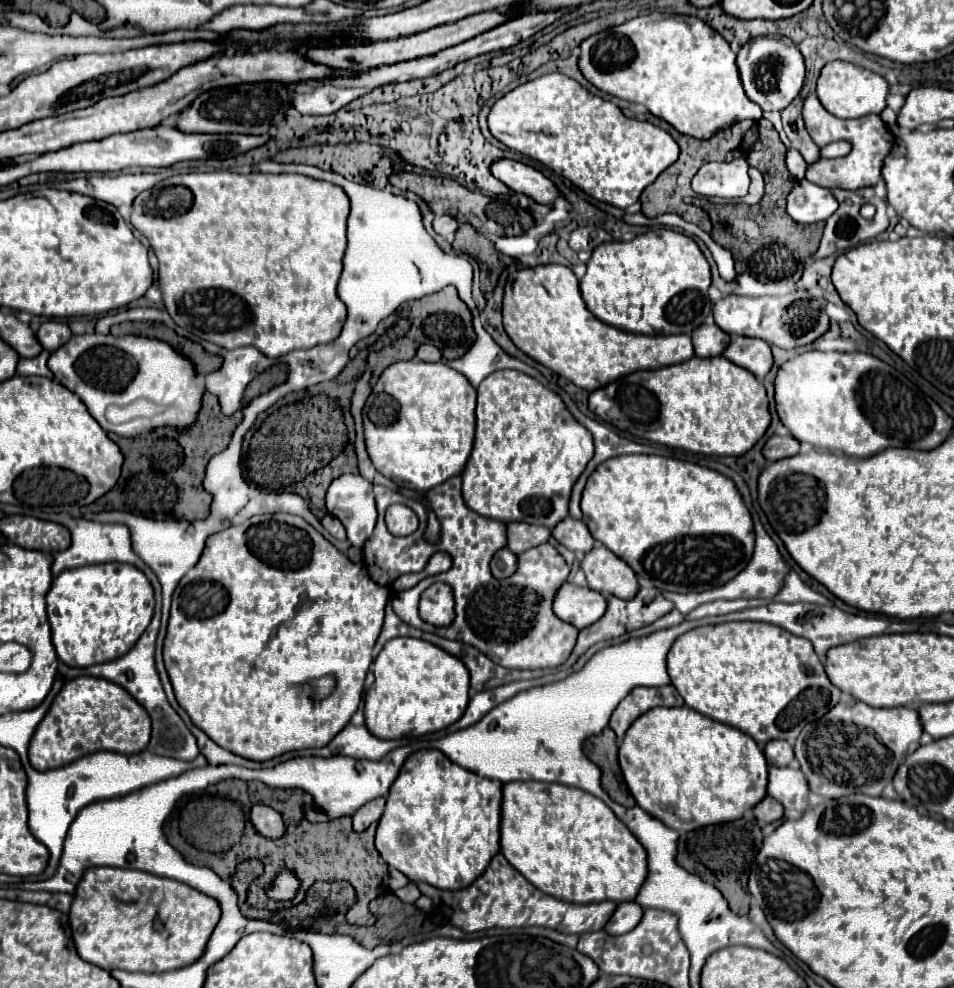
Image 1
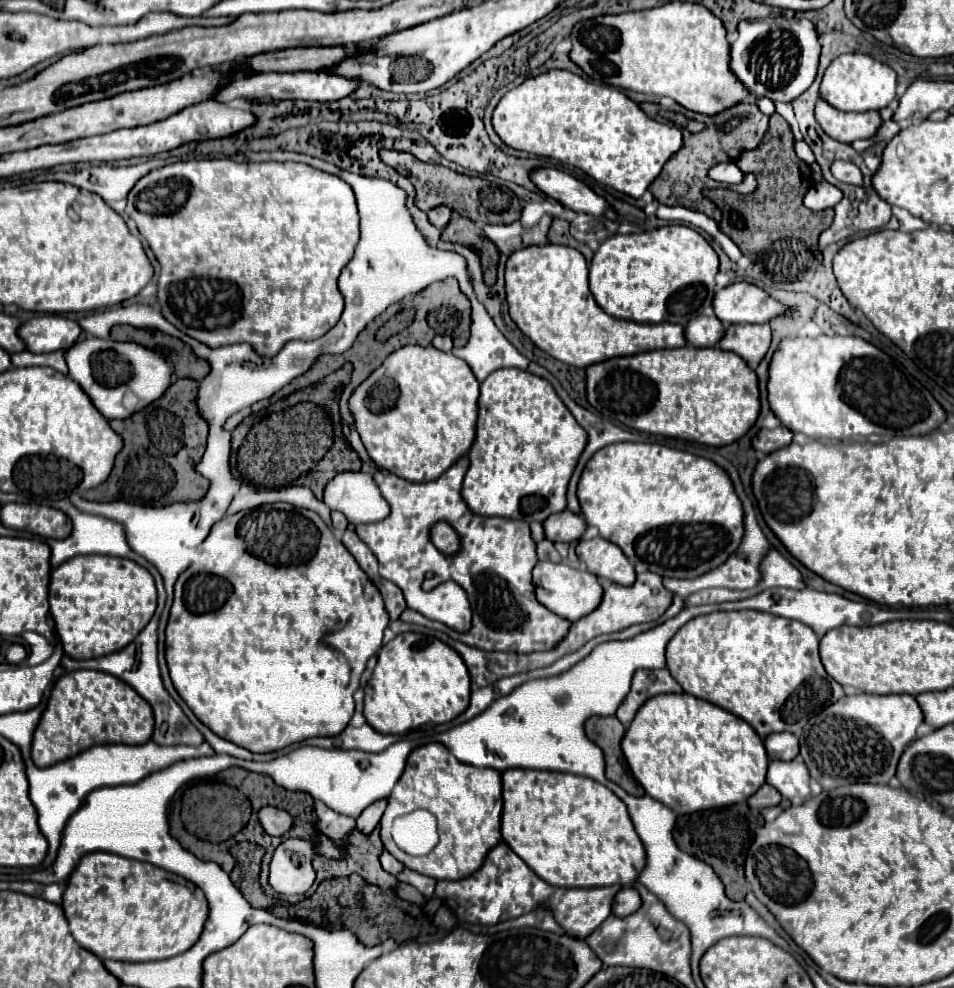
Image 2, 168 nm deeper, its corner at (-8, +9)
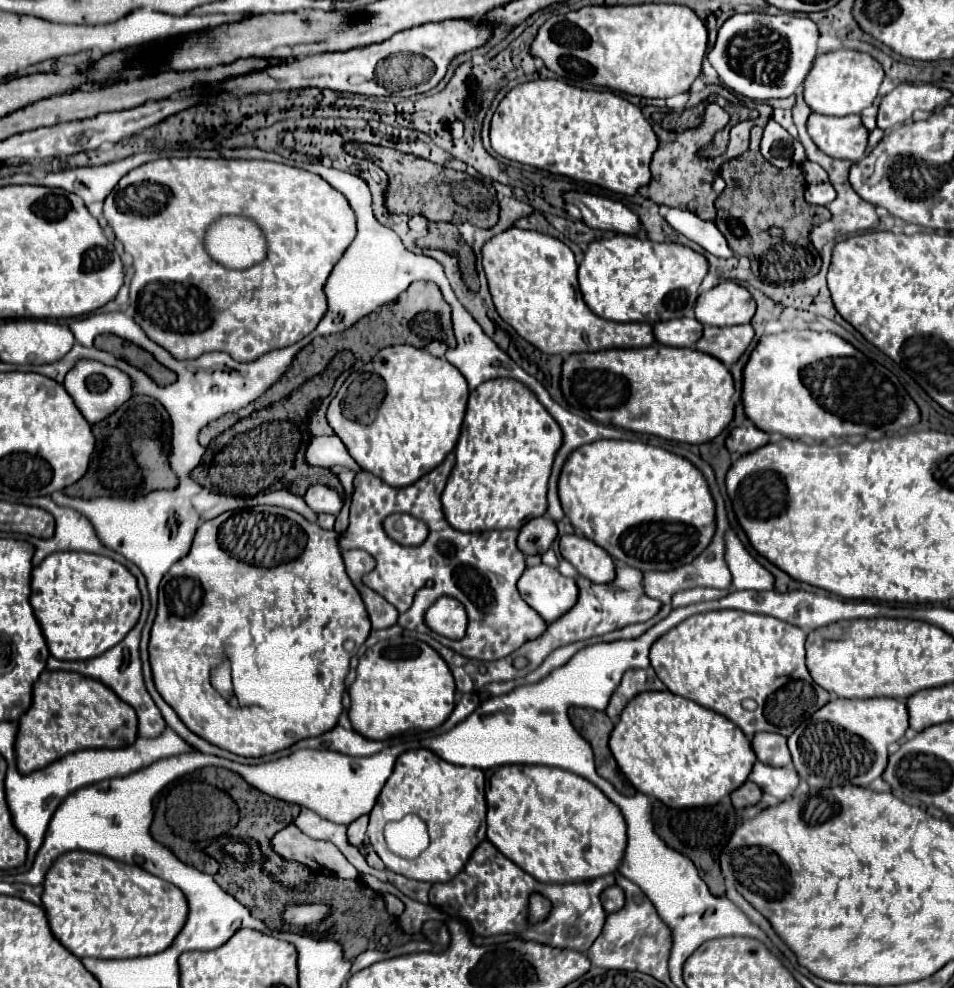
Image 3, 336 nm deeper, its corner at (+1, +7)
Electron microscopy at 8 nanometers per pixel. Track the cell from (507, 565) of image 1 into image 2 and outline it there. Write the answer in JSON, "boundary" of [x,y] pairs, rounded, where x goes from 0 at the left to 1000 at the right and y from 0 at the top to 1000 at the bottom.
{"boundary":[[[564,569],[560,573],[560,599],[566,611],[570,611],[574,617],[579,617],[581,621],[604,630],[606,626],[614,623],[616,619],[621,619],[629,607],[631,607],[631,593],[627,591],[627,585],[618,579],[608,579],[597,575],[595,571],[581,571],[581,569]]]}

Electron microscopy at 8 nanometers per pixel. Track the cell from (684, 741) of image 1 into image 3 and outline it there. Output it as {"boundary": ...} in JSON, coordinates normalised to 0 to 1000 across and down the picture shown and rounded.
{"boundary":[[[674,700],[666,704],[653,719],[649,733],[640,741],[640,761],[657,785],[657,789],[674,804],[687,806],[701,818],[737,818],[749,816],[768,800],[779,796],[791,773],[791,761],[783,745],[766,729],[756,723],[729,713],[722,706],[708,704],[703,700]]]}

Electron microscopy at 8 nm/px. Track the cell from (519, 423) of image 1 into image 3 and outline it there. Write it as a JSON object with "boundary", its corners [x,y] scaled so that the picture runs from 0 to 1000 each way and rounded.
{"boundary":[[[538,383],[510,385],[498,395],[494,395],[487,427],[483,433],[483,443],[477,451],[479,470],[471,482],[464,496],[462,508],[469,528],[485,538],[506,538],[506,536],[544,536],[555,526],[569,522],[573,518],[573,490],[580,474],[582,460],[590,449],[590,437],[571,411],[561,403],[561,399]]]}

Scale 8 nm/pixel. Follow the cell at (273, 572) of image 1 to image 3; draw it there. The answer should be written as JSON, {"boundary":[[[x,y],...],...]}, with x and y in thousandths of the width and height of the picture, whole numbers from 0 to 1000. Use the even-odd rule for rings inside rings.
{"boundary":[[[265,512],[251,518],[244,516],[244,518],[232,520],[230,524],[213,528],[206,534],[200,559],[188,569],[183,569],[179,577],[171,583],[171,589],[167,593],[165,626],[162,626],[162,632],[158,638],[158,650],[156,650],[160,688],[167,702],[171,702],[175,711],[179,711],[179,717],[188,723],[188,727],[192,727],[194,735],[200,737],[206,745],[251,765],[278,765],[278,763],[286,763],[290,759],[303,757],[316,747],[341,743],[343,739],[349,739],[353,735],[355,723],[360,721],[357,706],[362,700],[362,684],[366,680],[366,668],[368,668],[368,660],[362,656],[362,652],[364,648],[368,648],[372,652],[372,658],[376,658],[389,640],[389,628],[385,626],[385,617],[381,613],[381,607],[376,605],[376,599],[372,597],[368,585],[362,579],[353,545],[355,540],[351,536],[347,538],[339,536],[334,530],[322,528],[316,520],[309,520],[307,516],[288,514],[288,512]],[[236,668],[240,668],[242,672],[244,704],[248,706],[248,716],[242,715],[240,709],[234,706],[219,688],[221,680],[227,674],[232,674]]]}

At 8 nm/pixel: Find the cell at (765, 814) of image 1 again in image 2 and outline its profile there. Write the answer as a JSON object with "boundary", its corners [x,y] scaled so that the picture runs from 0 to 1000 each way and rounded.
{"boundary":[[[801,794],[792,804],[788,804],[784,808],[784,816],[790,818],[805,818],[805,816],[813,816],[820,810],[818,802],[813,802],[813,798],[809,798],[807,794]]]}

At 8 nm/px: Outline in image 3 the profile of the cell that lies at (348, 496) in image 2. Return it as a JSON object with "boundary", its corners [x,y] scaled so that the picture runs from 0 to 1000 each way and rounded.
{"boundary":[[[330,490],[326,492],[322,498],[320,498],[320,508],[324,510],[326,516],[330,516],[332,520],[334,518],[343,518],[343,520],[355,520],[362,506],[355,502],[353,496],[345,494],[345,492],[339,492],[339,490]]]}

